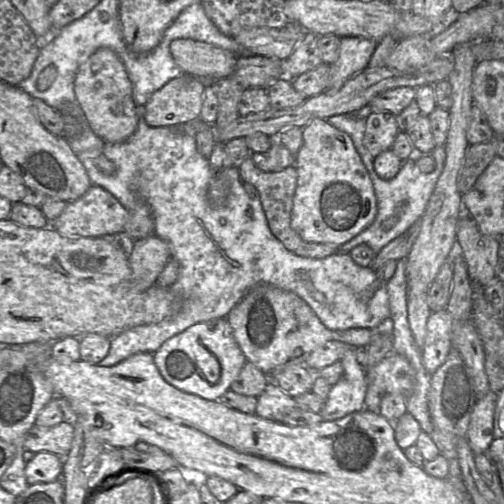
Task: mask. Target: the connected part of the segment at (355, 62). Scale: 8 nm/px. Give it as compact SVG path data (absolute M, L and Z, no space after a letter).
M341 37L339 56L330 64L329 89L338 89L352 76L363 71L373 55L377 41L359 37Z

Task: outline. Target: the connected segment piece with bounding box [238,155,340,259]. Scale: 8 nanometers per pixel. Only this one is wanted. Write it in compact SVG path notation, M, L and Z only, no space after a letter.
M250 155L244 159L238 168L240 169L242 182L252 184L258 191L271 232L289 251L299 256L316 259L328 257L339 251L340 247L333 244L306 241L293 229L291 216L298 180L296 166L289 166L281 171L266 172L255 165Z

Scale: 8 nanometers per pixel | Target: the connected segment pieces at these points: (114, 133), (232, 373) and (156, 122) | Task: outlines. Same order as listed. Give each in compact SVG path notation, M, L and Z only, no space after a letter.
M100 48L83 62L76 74L74 91L92 131L105 143L121 143L137 129L137 105L127 70L118 54L110 48Z
M227 318L196 323L166 340L153 355L159 372L169 384L212 401L219 400L231 388L247 362Z
M183 74L154 92L145 106L145 122L151 127L178 127L200 119L207 81Z

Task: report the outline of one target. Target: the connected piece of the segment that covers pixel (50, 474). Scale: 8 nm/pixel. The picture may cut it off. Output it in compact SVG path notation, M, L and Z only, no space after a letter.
M51 452L36 453L25 466L27 482L29 485L54 482L62 477L63 467L64 458Z

